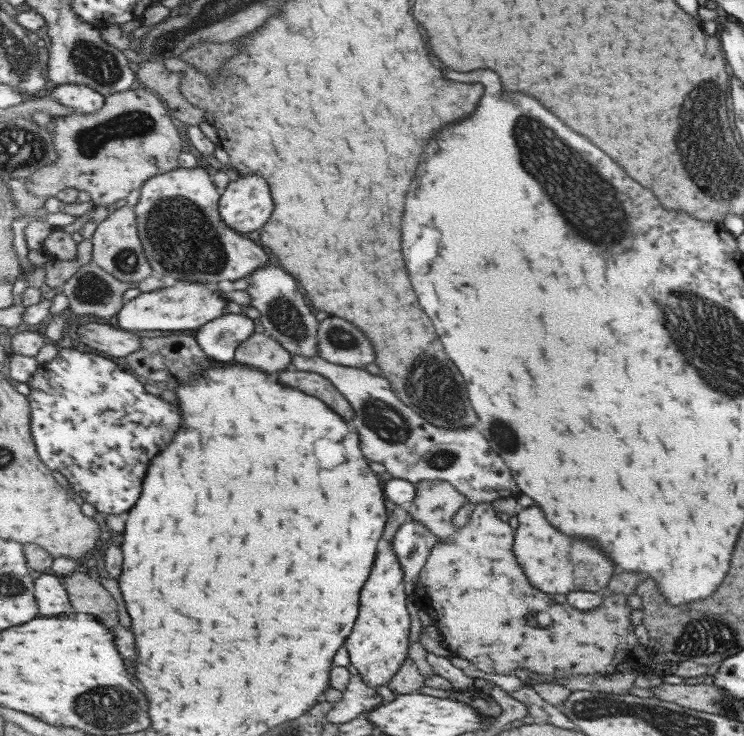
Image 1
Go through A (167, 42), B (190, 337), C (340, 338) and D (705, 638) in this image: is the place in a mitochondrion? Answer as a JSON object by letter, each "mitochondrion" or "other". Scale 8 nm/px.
{"A":"mitochondrion","B":"other","C":"mitochondrion","D":"mitochondrion"}

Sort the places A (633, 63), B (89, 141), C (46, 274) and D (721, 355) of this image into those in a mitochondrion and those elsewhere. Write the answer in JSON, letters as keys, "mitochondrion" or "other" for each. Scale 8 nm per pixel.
{"A":"other","B":"mitochondrion","C":"other","D":"mitochondrion"}

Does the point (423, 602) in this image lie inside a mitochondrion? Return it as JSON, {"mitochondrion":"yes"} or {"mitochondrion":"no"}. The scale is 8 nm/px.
{"mitochondrion":"no"}

